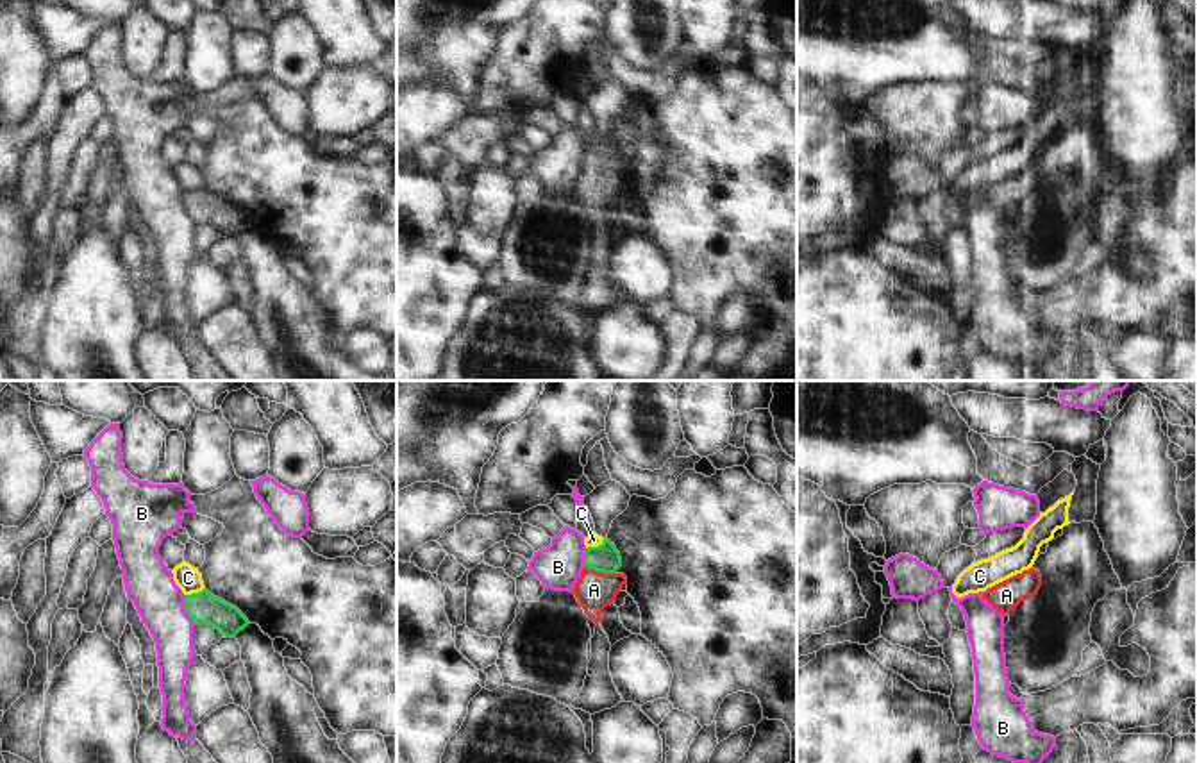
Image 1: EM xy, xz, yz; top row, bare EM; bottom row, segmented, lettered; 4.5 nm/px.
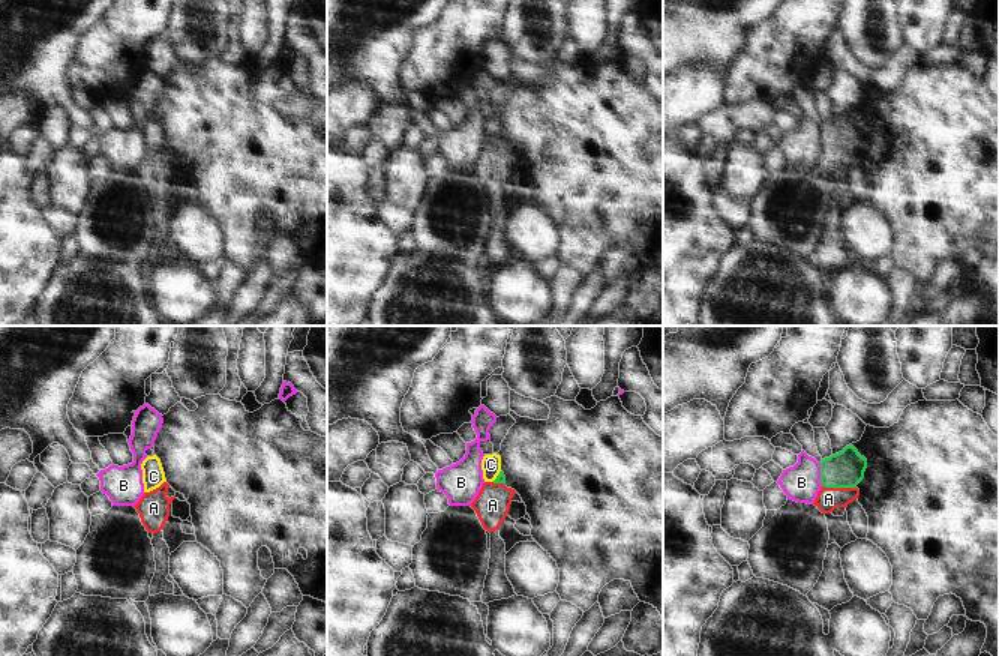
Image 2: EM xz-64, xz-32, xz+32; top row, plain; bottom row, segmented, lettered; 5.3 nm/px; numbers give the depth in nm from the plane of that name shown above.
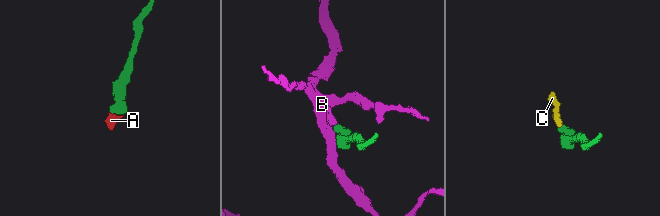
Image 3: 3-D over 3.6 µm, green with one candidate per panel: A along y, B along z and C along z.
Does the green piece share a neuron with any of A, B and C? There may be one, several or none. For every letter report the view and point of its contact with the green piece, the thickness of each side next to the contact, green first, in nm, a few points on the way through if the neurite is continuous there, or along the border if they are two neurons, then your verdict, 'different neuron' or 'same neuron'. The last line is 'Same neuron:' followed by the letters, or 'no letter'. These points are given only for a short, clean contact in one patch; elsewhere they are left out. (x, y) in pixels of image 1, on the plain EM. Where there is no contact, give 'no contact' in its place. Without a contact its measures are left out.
A: meets green in xz at (601, 170); 130 nm thick on the green side, 180 nm on the other; runs through xz (604, 158), (601, 170), (599, 184), (594, 190); same neuron
B: meets green in xy at (186, 209); 140 nm thick on the green side, 220 nm on the other; border along xy (183, 195), (186, 215), (195, 224); different neuron
C: meets green in xz at (595, 147); 130 nm thick on the green side, 60 nm on the other; border along xz (604, 138), (586, 149); different neuron
Same neuron: A

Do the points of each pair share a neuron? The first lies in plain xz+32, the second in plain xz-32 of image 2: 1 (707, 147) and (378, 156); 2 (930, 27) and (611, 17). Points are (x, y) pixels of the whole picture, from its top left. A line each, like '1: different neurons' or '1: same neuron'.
1: same neuron
2: different neurons

